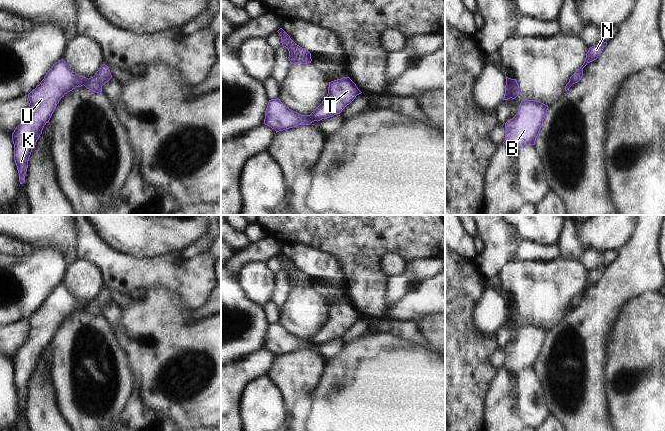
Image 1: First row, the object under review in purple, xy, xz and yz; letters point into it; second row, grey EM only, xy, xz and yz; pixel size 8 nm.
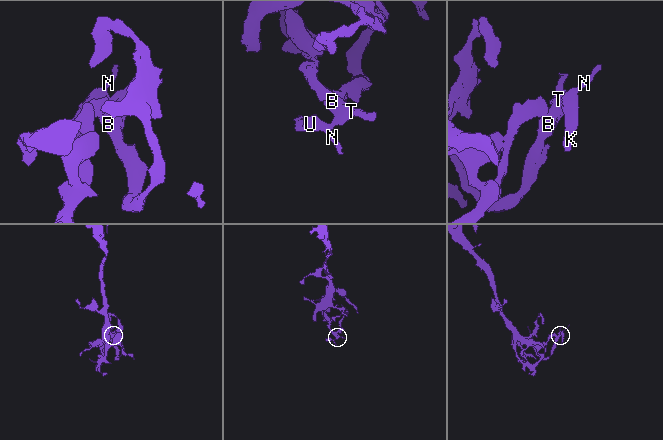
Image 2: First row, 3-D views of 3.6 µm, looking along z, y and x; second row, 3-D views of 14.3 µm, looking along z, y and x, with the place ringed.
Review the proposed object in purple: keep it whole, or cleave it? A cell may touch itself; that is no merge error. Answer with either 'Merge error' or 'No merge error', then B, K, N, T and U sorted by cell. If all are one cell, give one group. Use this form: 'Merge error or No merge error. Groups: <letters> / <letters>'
Merge error. Groups: B T / K N U

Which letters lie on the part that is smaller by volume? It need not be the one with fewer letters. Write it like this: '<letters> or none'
K, N, U

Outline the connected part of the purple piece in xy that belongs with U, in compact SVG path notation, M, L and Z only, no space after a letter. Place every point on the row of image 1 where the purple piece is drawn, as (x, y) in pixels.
M61 59L46 73L44 79L29 94L29 107L23 121L12 133L14 160L19 182L25 182L28 160L44 126L49 122L57 104L65 94L83 86L88 78L73 72Z

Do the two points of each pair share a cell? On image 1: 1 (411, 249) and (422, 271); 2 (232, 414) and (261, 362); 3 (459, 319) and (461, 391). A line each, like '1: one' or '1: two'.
1: two
2: one
3: one

